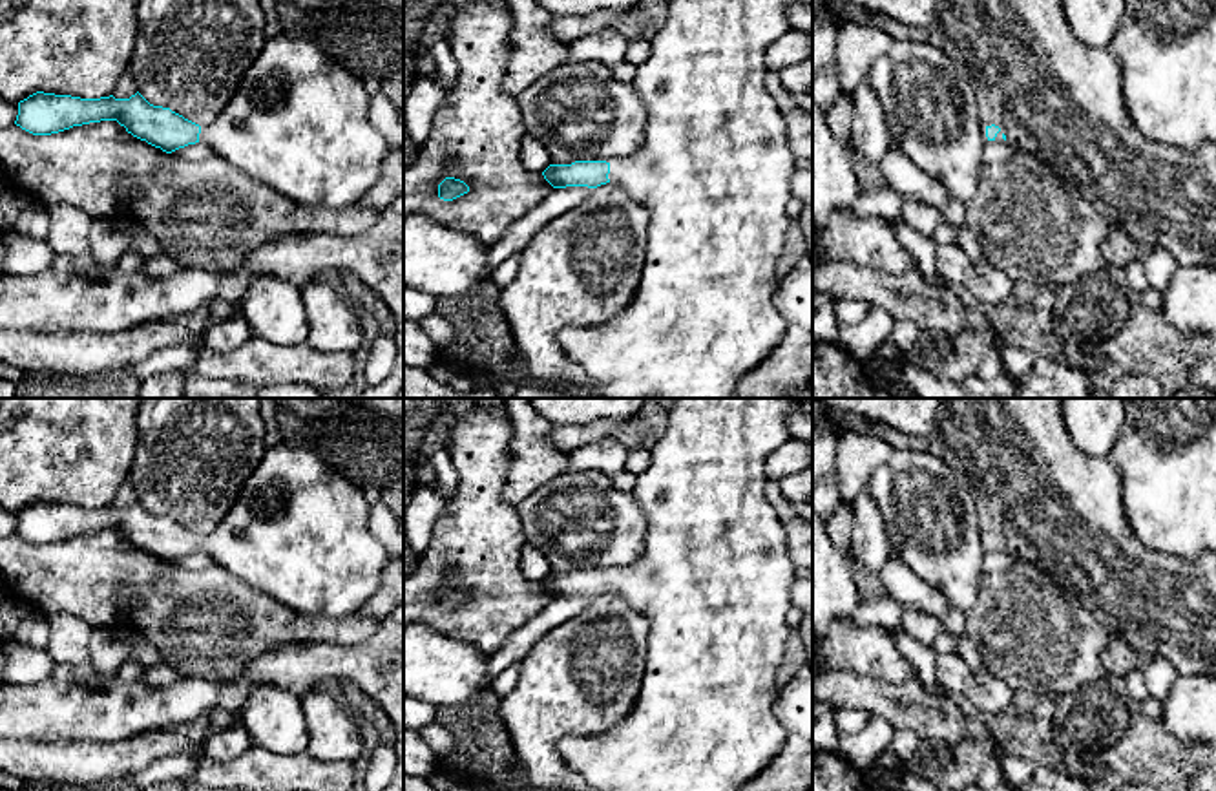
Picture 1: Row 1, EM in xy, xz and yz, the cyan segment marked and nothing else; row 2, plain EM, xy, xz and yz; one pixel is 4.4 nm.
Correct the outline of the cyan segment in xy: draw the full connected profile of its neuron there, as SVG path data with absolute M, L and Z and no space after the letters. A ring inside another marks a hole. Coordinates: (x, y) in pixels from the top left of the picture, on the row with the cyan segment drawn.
M279 33L267 38L241 84L215 121L204 128L150 104L139 91L130 99L80 99L37 91L18 102L15 124L33 135L73 126L117 121L133 137L172 153L203 142L212 153L305 208L345 208L358 203L378 181L387 141L369 119L371 95L362 75L334 62L307 38Z

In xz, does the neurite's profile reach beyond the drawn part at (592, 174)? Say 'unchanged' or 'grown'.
grown

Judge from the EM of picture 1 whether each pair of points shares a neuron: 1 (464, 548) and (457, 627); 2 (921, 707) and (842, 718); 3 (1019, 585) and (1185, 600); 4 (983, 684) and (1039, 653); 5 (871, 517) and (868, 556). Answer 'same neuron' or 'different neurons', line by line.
1: same neuron
2: different neurons
3: different neurons
4: different neurons
5: same neuron

